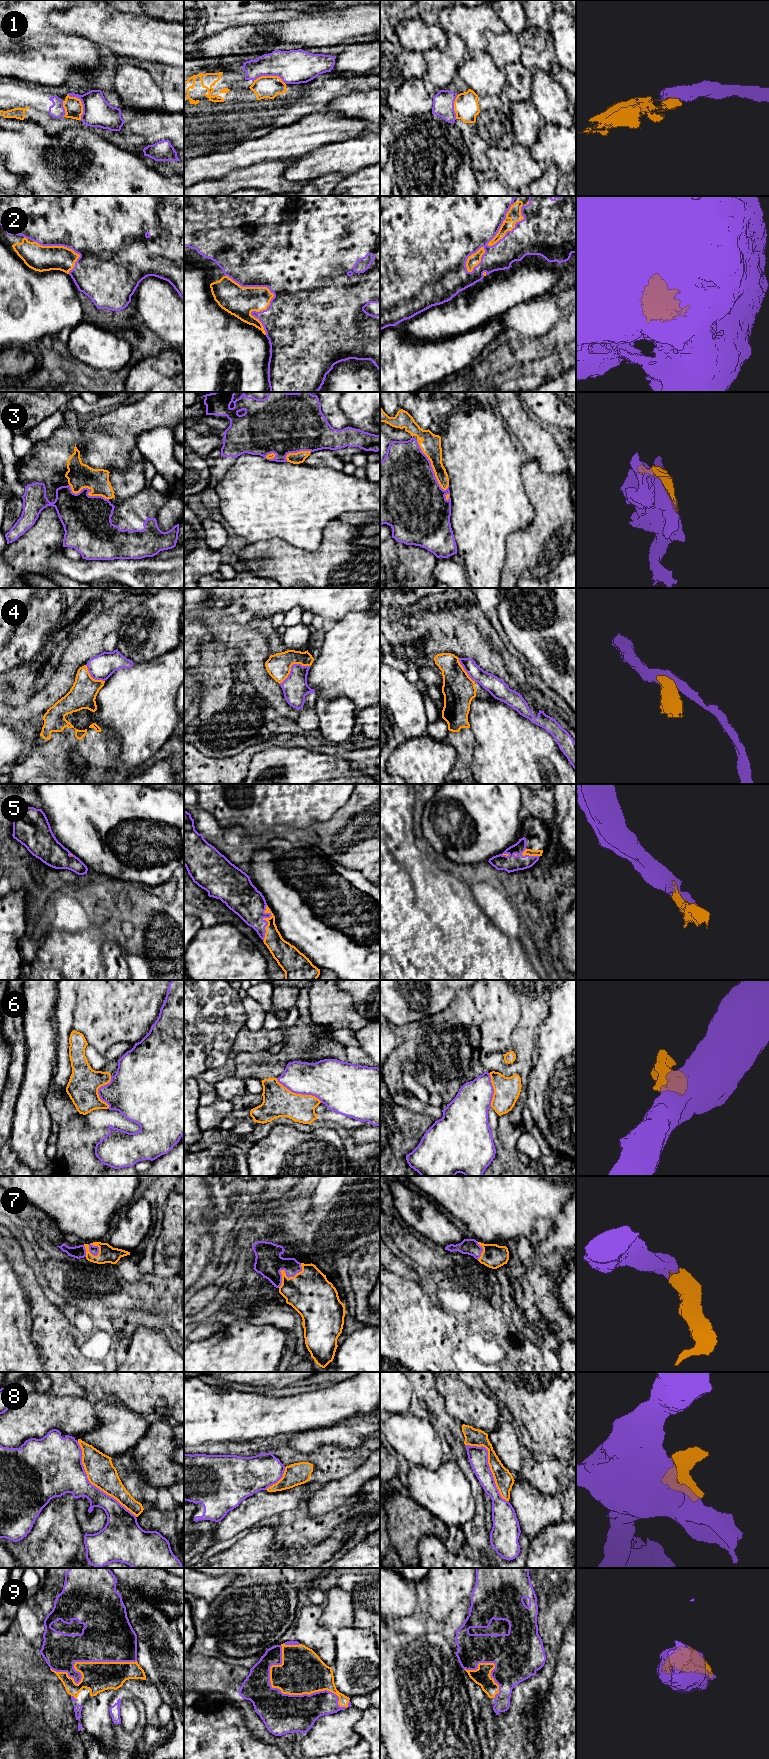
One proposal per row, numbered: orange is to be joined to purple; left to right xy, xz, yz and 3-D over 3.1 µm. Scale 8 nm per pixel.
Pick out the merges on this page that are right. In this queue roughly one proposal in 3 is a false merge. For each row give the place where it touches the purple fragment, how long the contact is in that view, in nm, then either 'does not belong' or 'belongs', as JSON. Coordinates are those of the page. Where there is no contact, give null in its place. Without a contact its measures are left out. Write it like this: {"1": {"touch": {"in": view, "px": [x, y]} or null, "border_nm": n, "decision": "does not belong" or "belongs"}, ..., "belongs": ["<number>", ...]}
{"1": {"touch": {"in": "xz", "px": [270, 75]}, "border_nm": 260, "decision": "does not belong"}, "2": {"touch": {"in": "xz", "px": [274, 296]}, "border_nm": 600, "decision": "belongs"}, "3": {"touch": {"in": "yz", "px": [431, 467]}, "border_nm": 460, "decision": "belongs"}, "4": {"touch": {"in": "xz", "px": [291, 666]}, "border_nm": 280, "decision": "does not belong"}, "5": {"touch": {"in": "xz", "px": [266, 921]}, "border_nm": 300, "decision": "belongs"}, "6": {"touch": {"in": "xz", "px": [298, 1093]}, "border_nm": 420, "decision": "does not belong"}, "7": {"touch": {"in": "xz", "px": [286, 1274]}, "border_nm": 280, "decision": "belongs"}, "8": {"touch": {"in": "xy", "px": [93, 1485]}, "border_nm": 750, "decision": "does not belong"}, "9": {"touch": {"in": "xz", "px": [290, 1695]}, "border_nm": 750, "decision": "belongs"}, "belongs": ["2", "3", "5", "7", "9"]}

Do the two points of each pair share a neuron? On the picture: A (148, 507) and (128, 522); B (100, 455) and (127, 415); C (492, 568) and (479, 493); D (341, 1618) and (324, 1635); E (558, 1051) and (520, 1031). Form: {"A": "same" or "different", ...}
{"A": "same", "B": "same", "C": "same", "D": "different", "E": "different"}

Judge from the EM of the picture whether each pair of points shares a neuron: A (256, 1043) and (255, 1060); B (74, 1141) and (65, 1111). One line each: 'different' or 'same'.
A: different
B: same

